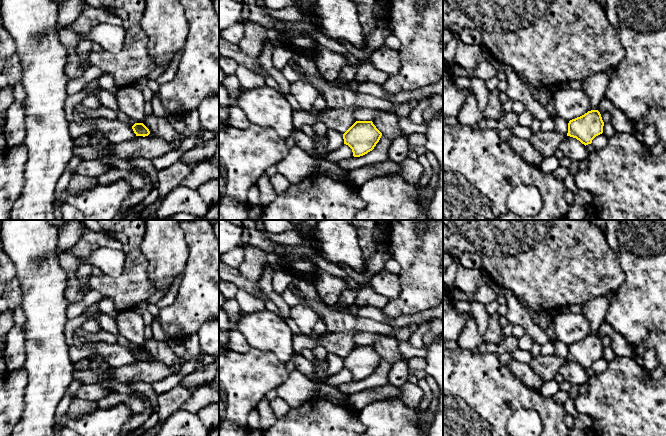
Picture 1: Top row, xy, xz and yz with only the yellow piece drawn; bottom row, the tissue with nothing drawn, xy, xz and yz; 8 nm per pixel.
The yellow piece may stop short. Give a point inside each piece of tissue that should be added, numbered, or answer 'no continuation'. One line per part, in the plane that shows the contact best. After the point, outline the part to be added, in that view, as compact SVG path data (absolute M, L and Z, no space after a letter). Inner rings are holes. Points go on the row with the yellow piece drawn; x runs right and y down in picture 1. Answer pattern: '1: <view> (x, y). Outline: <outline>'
no continuation

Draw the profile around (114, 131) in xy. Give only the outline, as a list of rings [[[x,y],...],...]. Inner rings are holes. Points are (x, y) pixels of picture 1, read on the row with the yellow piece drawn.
[[[83,116],[80,123],[69,122],[69,134],[73,140],[83,134],[90,134],[94,129],[97,129],[99,134],[104,136],[105,141],[110,143],[121,143],[136,136],[131,126],[118,119],[108,120]]]

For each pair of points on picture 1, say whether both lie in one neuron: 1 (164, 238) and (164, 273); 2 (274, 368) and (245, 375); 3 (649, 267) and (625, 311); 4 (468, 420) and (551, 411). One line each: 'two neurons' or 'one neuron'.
1: one neuron
2: one neuron
3: one neuron
4: one neuron

